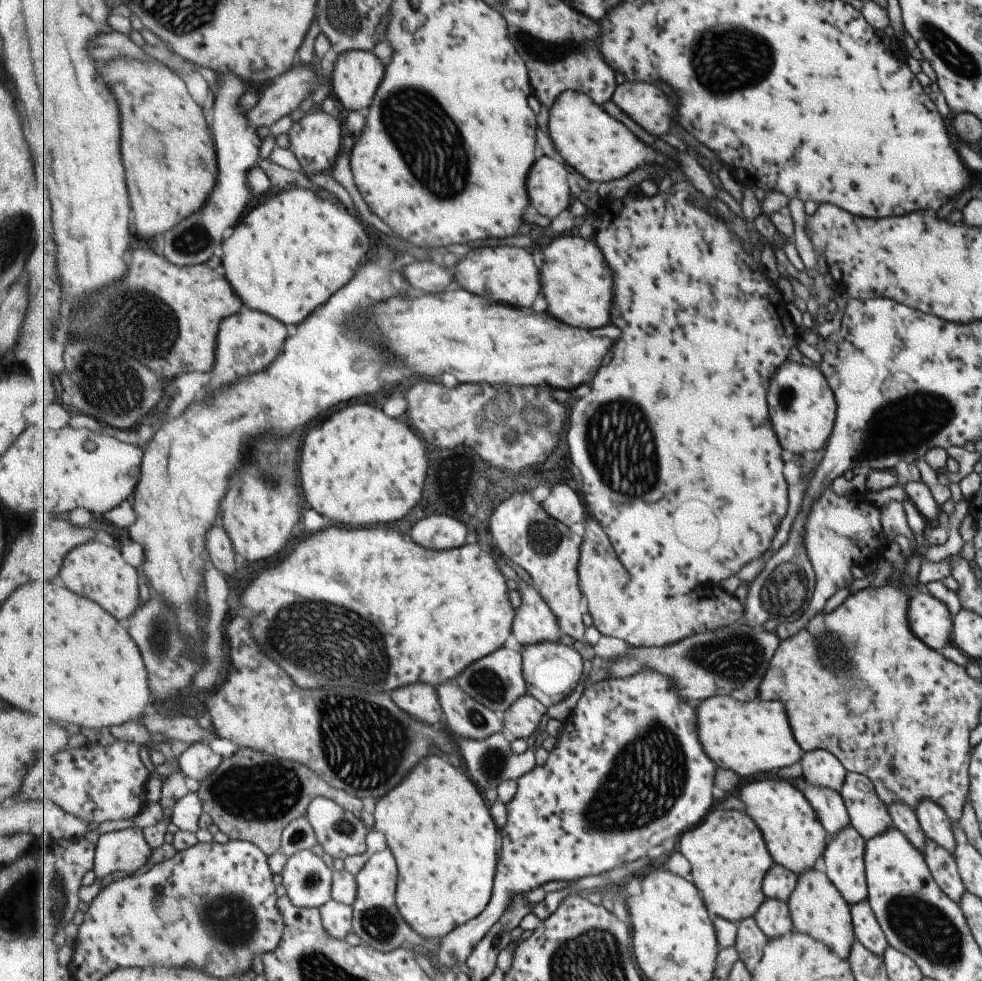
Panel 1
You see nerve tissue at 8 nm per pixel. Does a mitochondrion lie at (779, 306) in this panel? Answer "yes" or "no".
no

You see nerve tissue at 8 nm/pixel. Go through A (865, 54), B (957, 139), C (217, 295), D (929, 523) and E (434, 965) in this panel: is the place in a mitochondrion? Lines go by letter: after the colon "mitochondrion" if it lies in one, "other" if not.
A: other
B: other
C: other
D: other
E: other

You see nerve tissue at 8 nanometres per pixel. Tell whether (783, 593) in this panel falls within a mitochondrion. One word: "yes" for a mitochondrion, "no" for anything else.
yes

